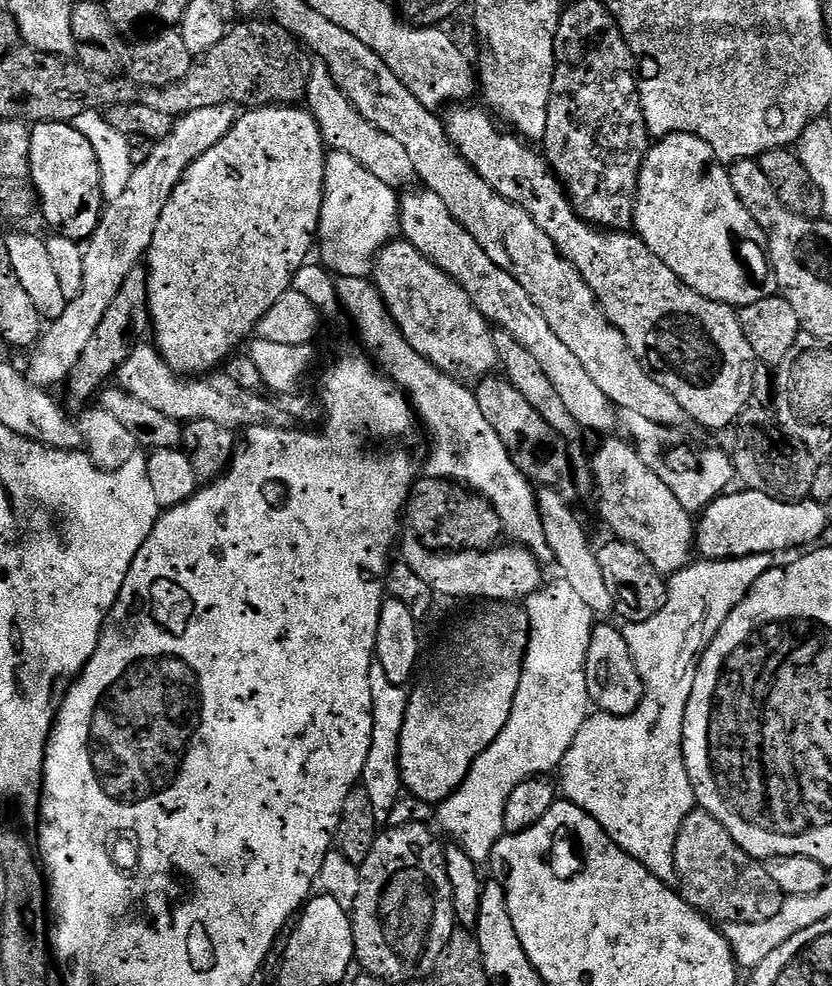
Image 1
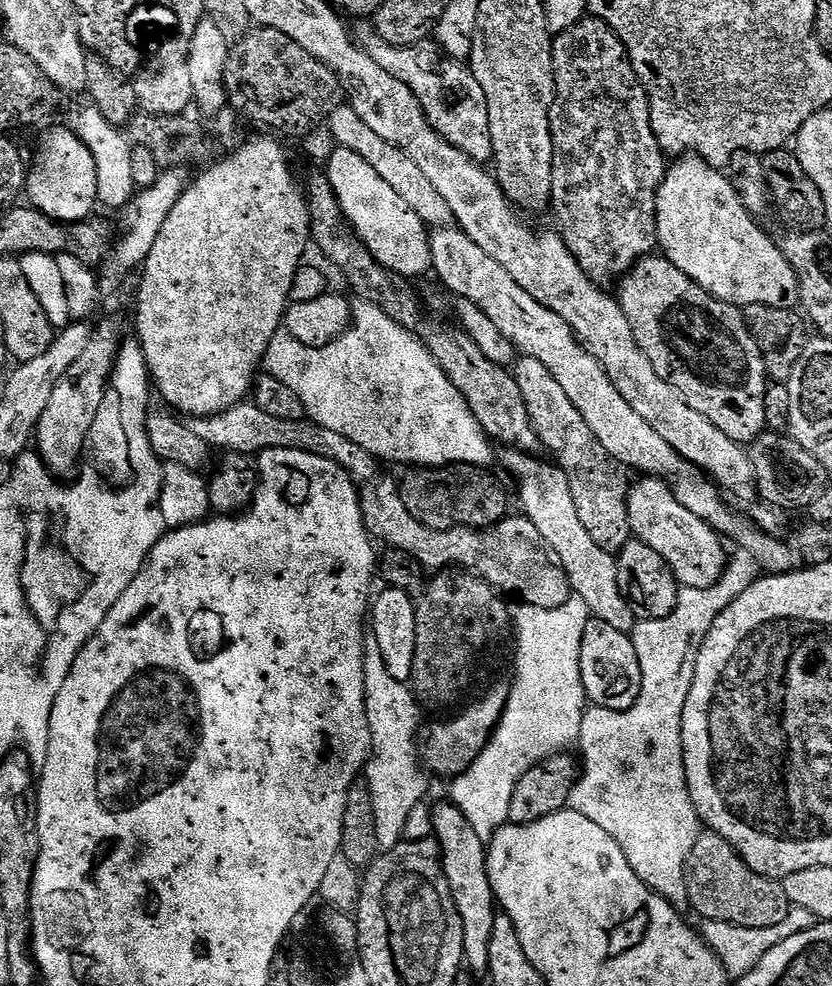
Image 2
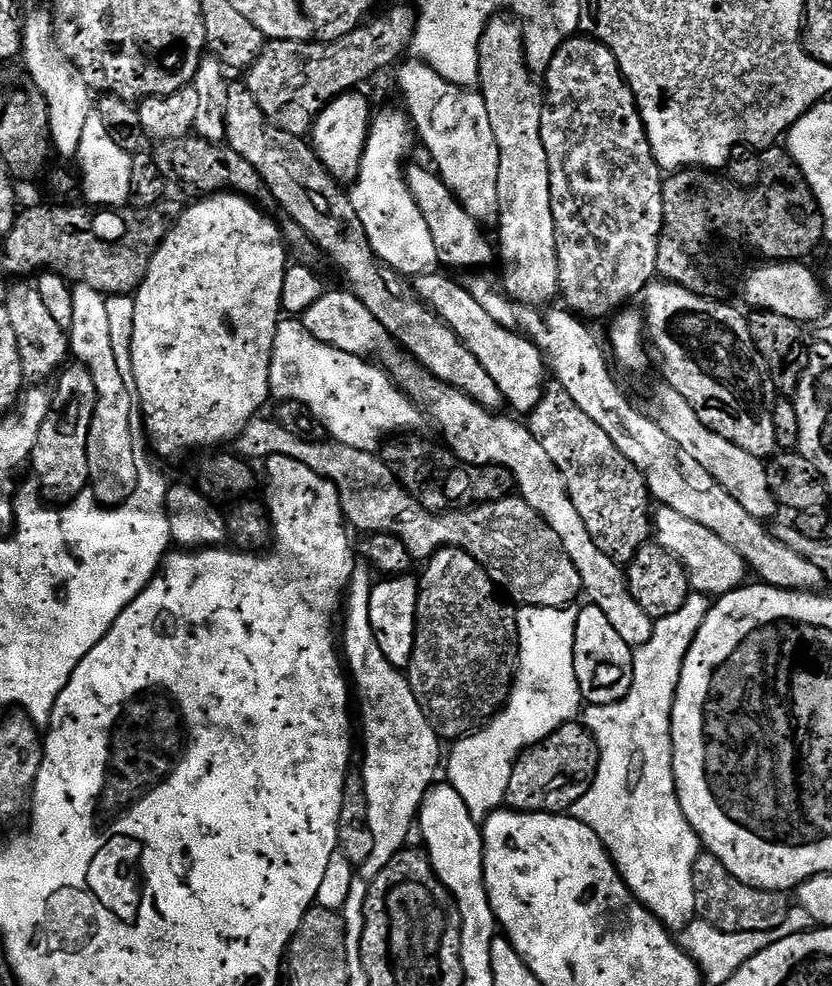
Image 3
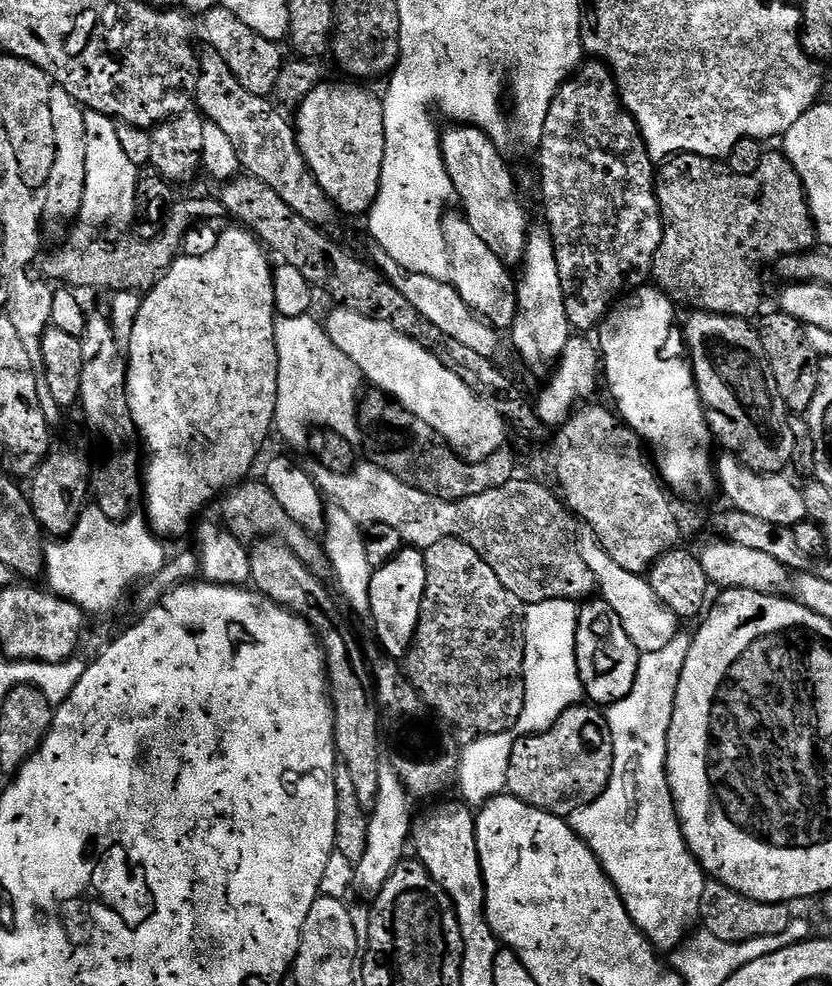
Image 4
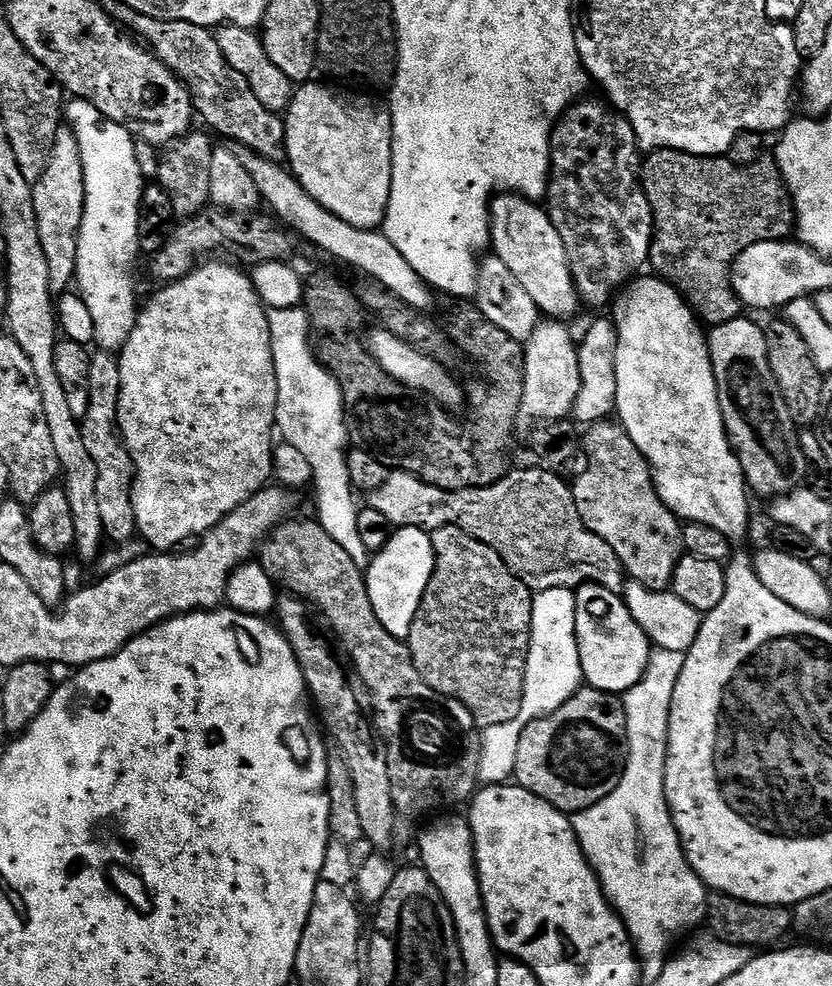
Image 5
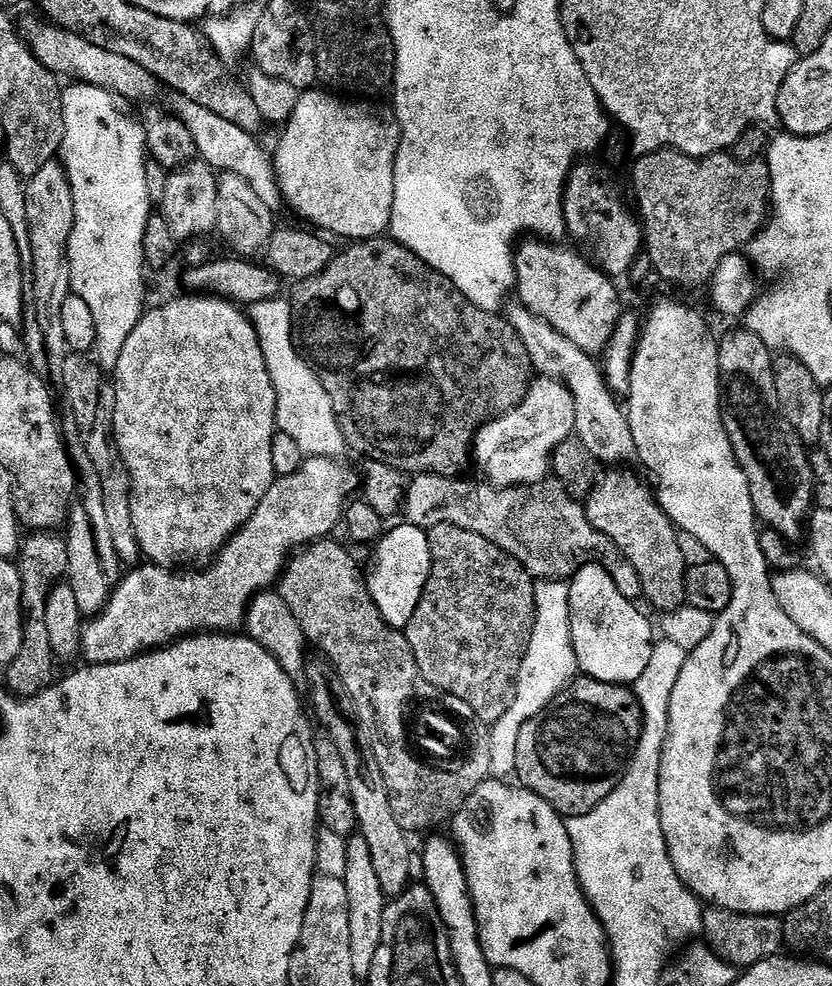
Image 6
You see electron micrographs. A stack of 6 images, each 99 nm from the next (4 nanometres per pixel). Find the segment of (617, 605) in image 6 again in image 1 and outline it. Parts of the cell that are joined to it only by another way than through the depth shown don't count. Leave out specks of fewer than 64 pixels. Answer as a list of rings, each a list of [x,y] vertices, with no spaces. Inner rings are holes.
[[[600,622],[593,627],[590,650],[586,650],[586,690],[589,701],[601,713],[610,716],[630,716],[642,702],[644,683],[640,681],[633,658],[628,650],[628,637],[622,631]]]

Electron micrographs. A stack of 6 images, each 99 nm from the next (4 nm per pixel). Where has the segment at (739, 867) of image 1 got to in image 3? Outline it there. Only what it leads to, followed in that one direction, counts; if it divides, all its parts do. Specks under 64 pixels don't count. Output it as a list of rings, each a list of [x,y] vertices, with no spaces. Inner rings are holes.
[[[701,851],[694,862],[694,902],[699,919],[710,922],[726,936],[753,936],[759,932],[769,932],[783,928],[790,900],[783,892],[771,892],[754,886],[746,886],[746,882],[738,882],[718,858],[709,852]]]

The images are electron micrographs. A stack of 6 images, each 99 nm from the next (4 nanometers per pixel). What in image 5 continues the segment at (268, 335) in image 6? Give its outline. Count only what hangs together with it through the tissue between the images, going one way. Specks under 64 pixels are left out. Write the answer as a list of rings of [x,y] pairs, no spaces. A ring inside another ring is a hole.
[[[303,307],[291,308],[290,310],[271,310],[268,313],[270,322],[270,338],[272,339],[272,349],[274,350],[274,370],[278,374],[278,406],[276,407],[276,428],[282,435],[283,443],[294,446],[294,450],[310,462],[312,471],[311,487],[316,488],[316,513],[315,519],[350,554],[350,558],[358,565],[367,565],[370,554],[366,550],[366,545],[362,542],[362,537],[358,534],[358,514],[360,508],[356,504],[357,493],[354,491],[347,473],[346,453],[350,448],[348,438],[348,422],[344,415],[344,399],[338,386],[338,382],[331,374],[316,361],[316,356],[312,352],[312,347],[308,345],[308,316]]]

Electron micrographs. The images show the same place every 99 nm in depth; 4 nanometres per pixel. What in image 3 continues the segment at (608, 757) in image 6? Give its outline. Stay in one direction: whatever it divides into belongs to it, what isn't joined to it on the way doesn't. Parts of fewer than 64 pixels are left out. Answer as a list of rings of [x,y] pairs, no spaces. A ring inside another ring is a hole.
[[[580,722],[563,724],[541,744],[527,748],[516,759],[504,804],[513,812],[567,813],[592,788],[599,765],[600,751],[592,731]]]

